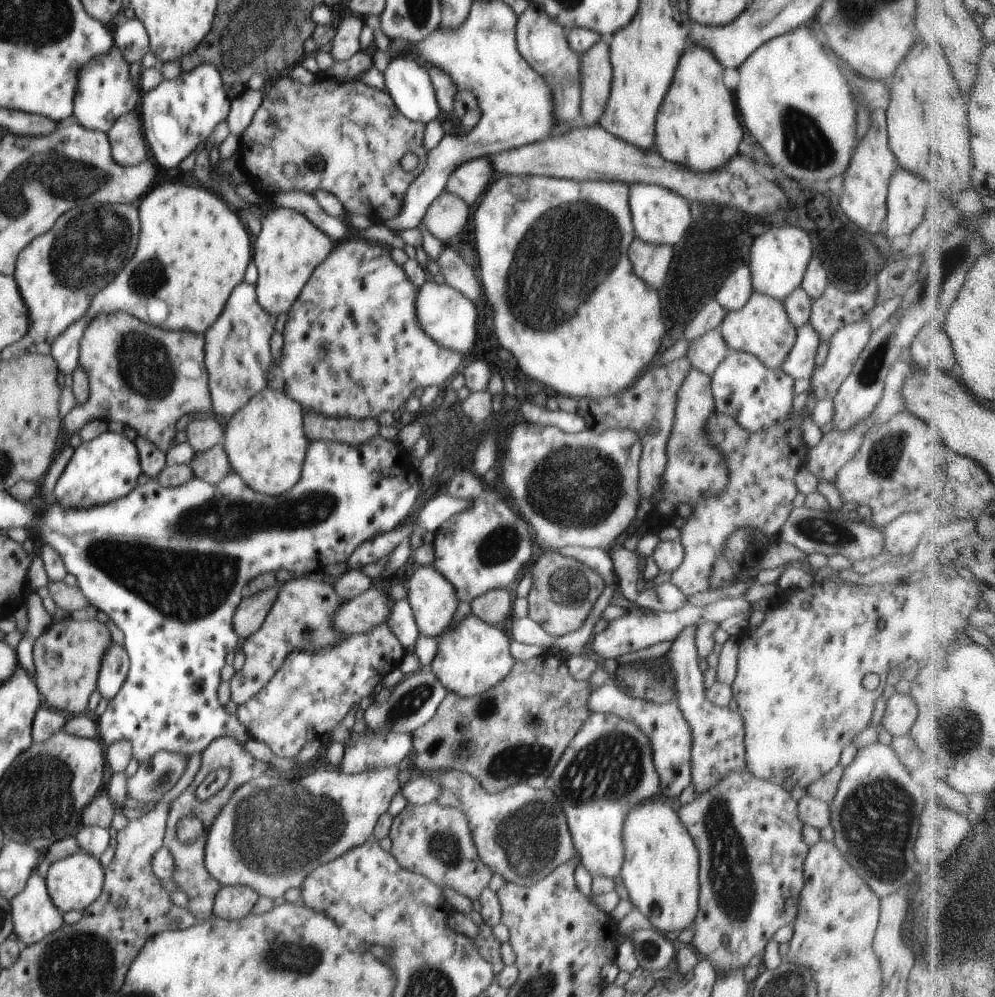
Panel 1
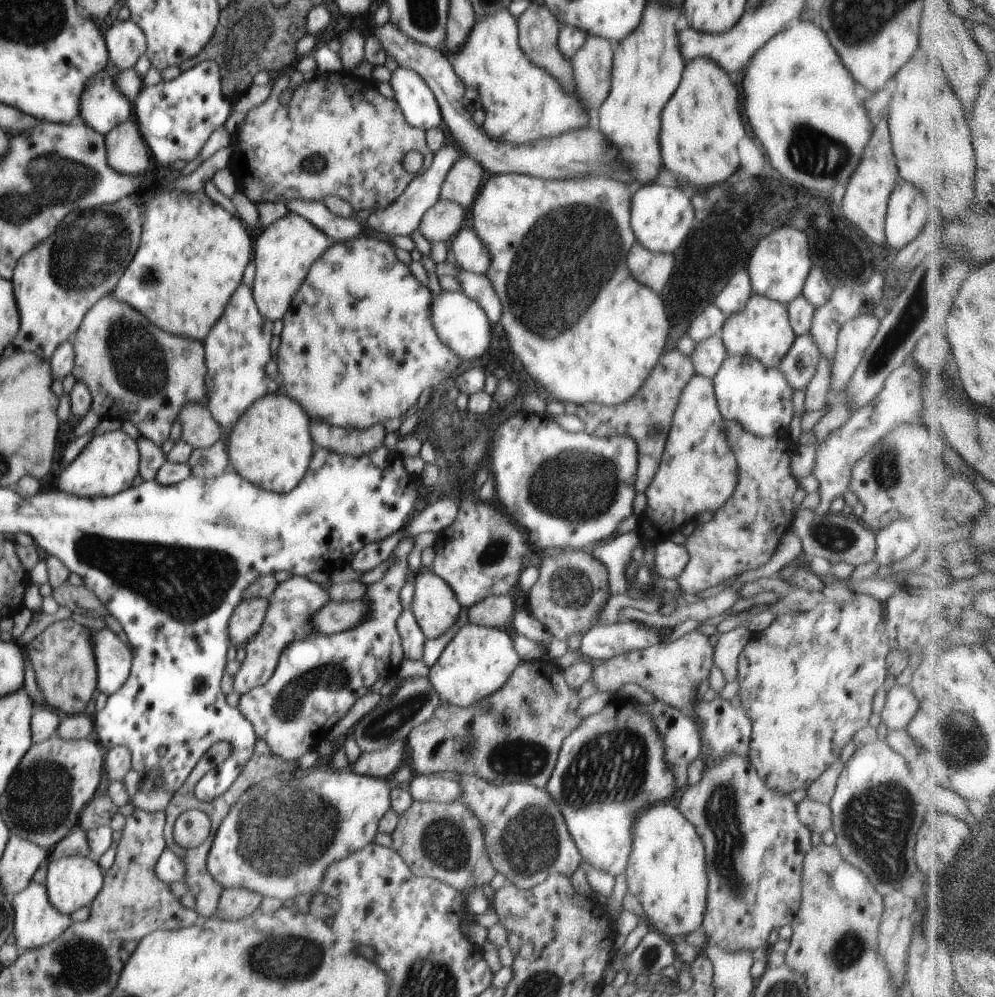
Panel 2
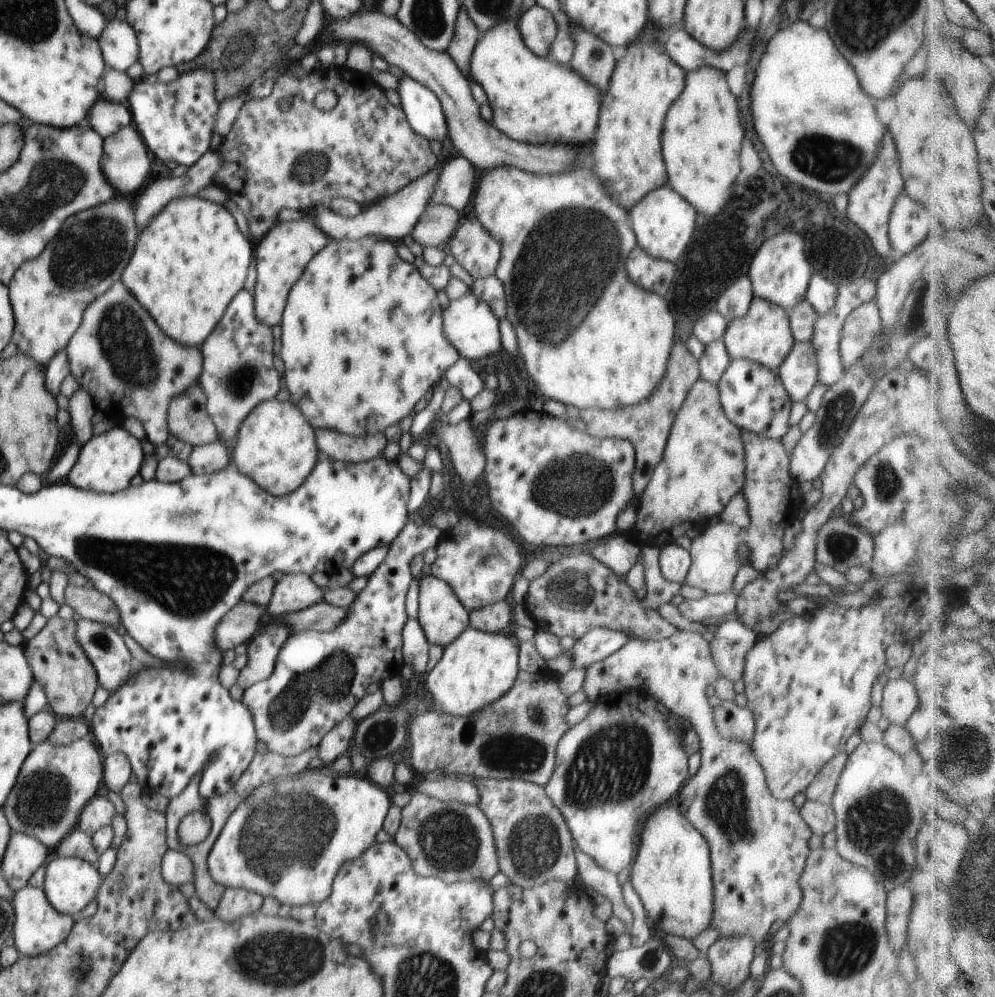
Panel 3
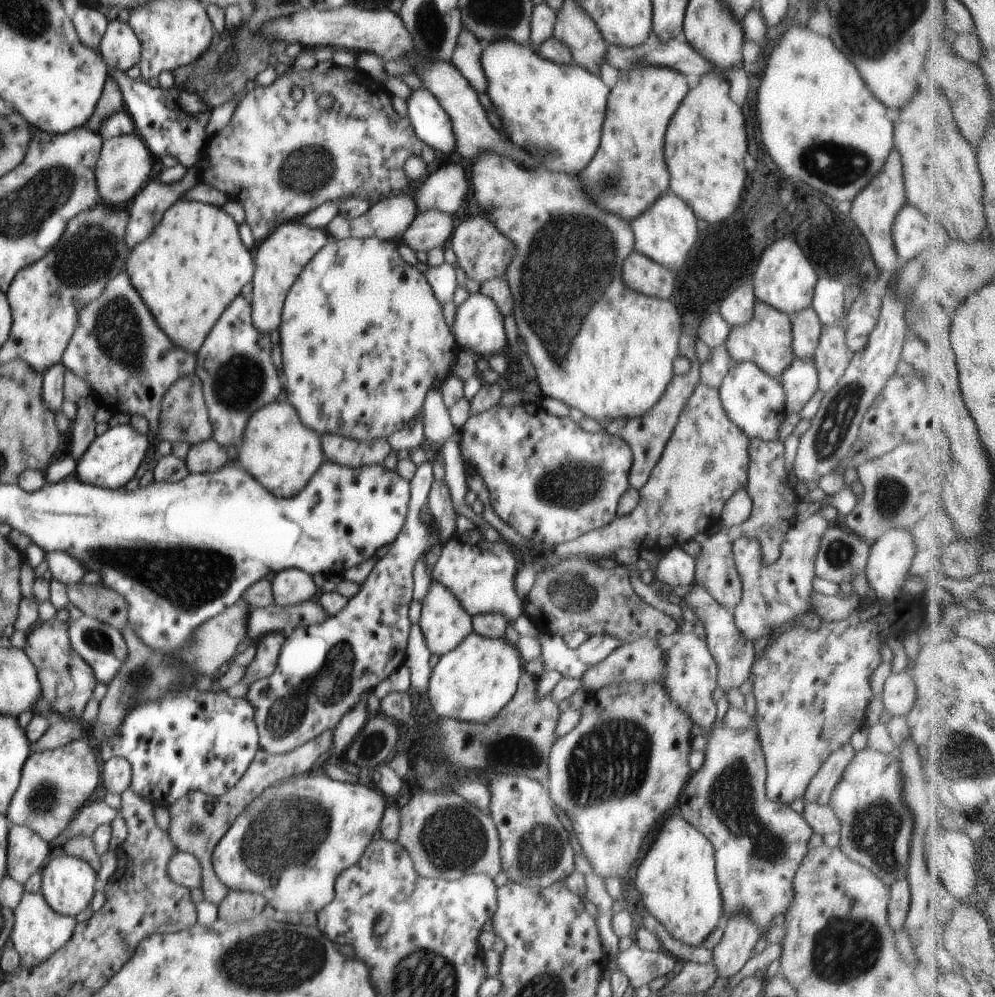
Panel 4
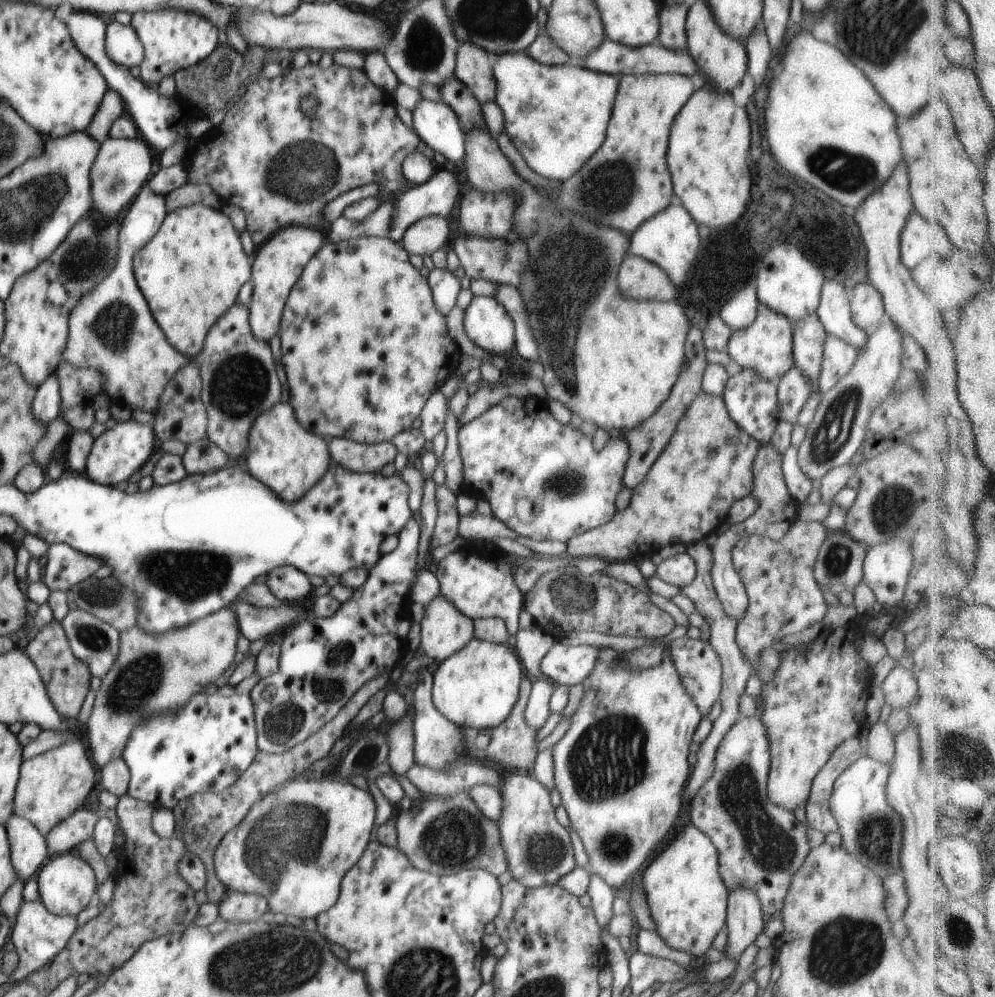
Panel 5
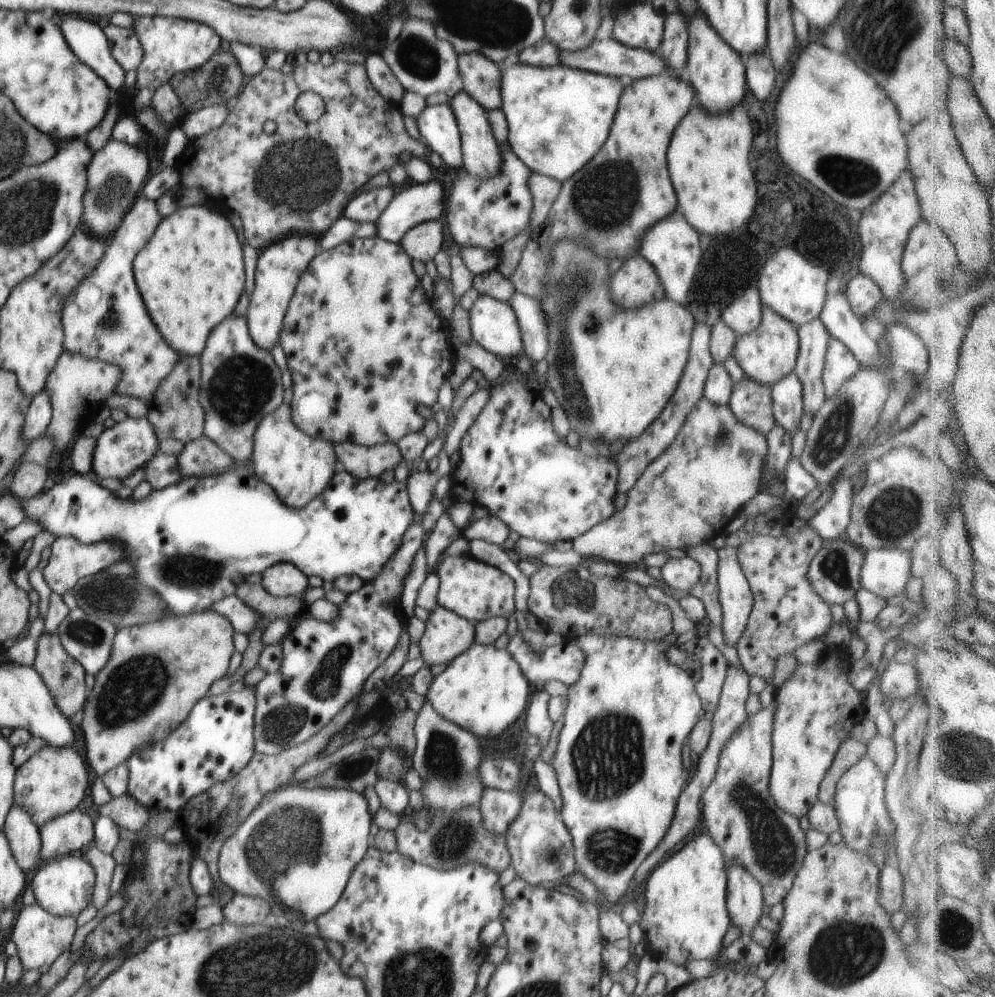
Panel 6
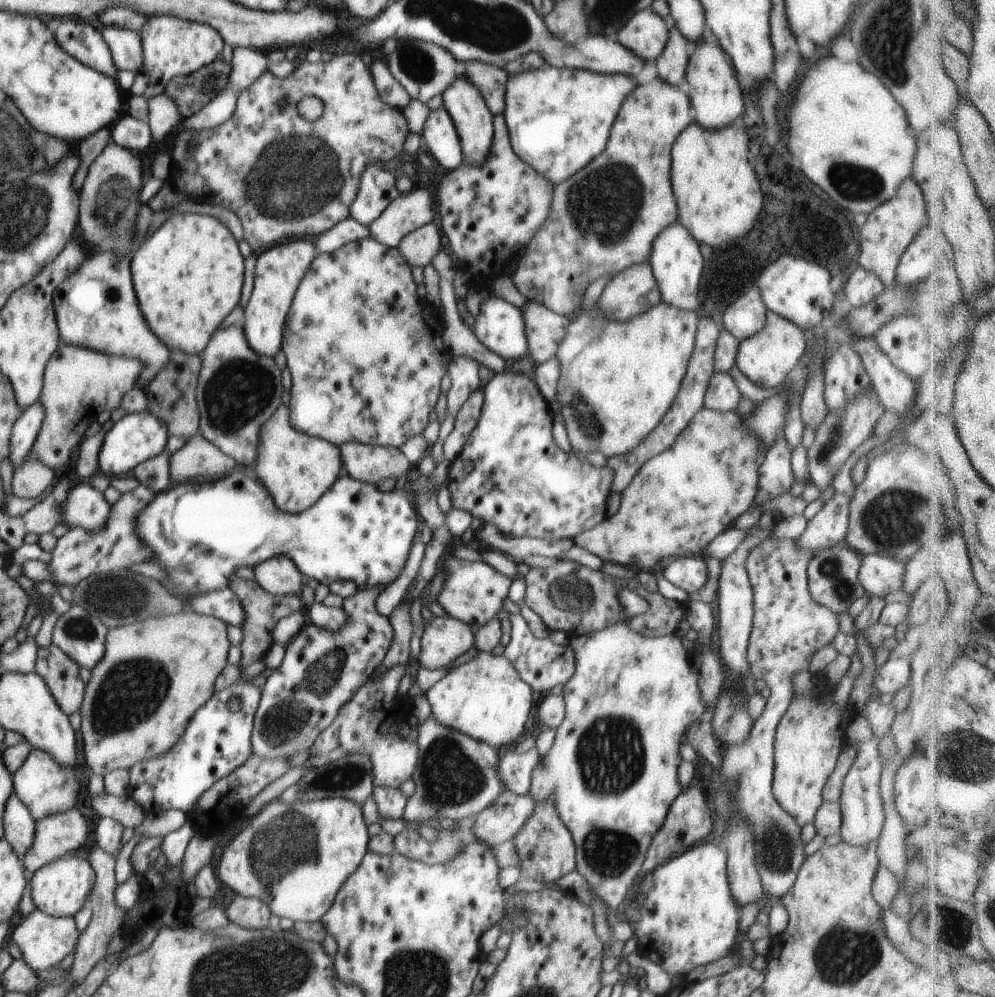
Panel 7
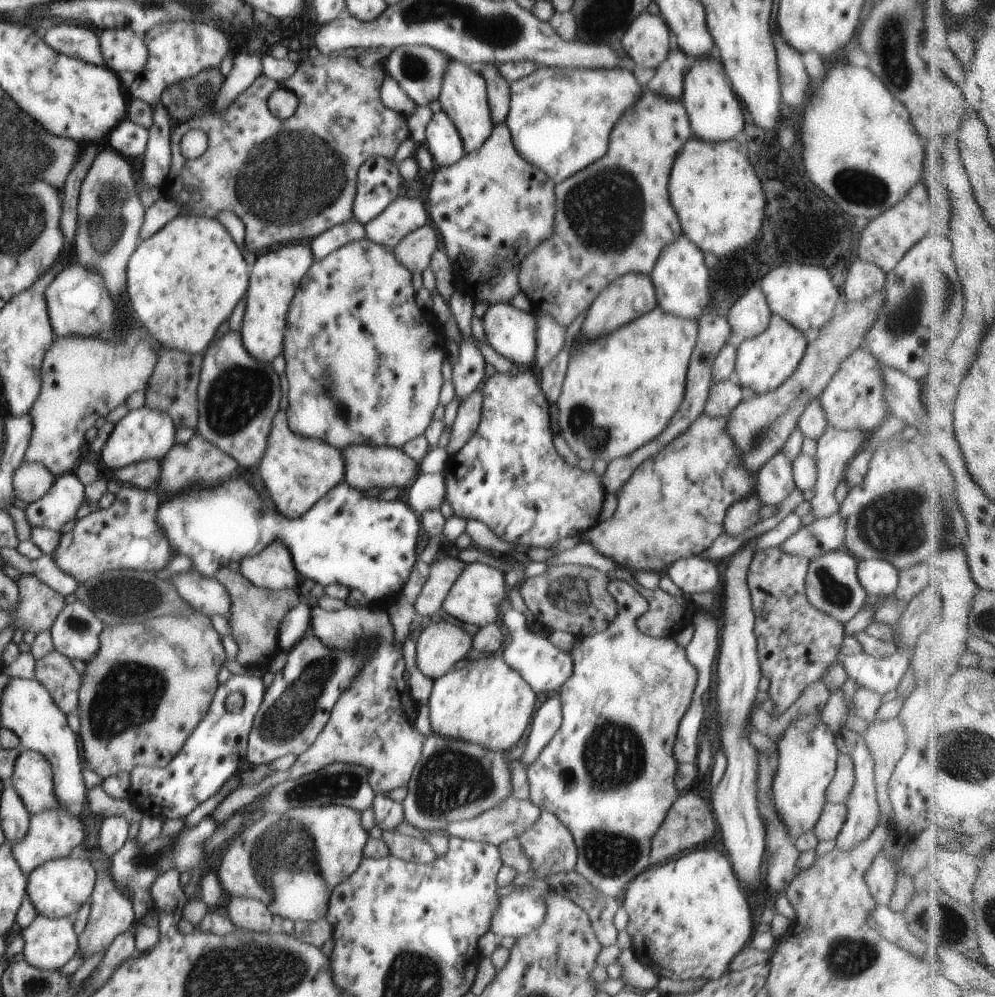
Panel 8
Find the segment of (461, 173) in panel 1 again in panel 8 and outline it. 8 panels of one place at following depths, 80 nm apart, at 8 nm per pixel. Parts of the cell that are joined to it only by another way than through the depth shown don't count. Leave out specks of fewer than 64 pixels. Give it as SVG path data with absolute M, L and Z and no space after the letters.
M402 196L364 225L365 236L394 250L410 231L426 225L428 217L429 212L420 197Z

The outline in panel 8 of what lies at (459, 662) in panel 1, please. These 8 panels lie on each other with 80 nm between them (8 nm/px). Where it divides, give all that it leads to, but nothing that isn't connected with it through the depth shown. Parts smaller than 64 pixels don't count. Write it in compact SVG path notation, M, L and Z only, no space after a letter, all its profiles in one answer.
M503 657L461 663L433 682L428 702L431 729L441 737L460 739L503 753L518 744L530 726L536 695Z

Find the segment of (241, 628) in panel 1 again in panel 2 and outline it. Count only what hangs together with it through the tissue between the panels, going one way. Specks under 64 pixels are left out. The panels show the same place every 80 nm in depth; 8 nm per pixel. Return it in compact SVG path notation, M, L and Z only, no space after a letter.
M262 597L242 599L229 620L231 644L246 644L260 630L269 601Z

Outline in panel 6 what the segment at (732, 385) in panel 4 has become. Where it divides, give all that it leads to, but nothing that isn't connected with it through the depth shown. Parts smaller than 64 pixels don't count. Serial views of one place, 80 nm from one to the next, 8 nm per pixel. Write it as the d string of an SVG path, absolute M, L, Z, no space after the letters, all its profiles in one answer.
M745 377L734 384L730 394L729 408L734 416L762 436L767 436L776 425L770 392L770 385Z

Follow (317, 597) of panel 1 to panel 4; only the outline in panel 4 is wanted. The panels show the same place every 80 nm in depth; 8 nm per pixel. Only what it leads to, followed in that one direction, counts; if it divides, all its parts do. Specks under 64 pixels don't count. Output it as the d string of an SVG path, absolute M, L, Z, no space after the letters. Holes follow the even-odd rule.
M299 569L276 572L271 582L274 603L277 606L291 606L316 600L321 590L316 587L312 576ZM274 633L259 638L256 642L256 656L252 663L246 667L246 674L242 678L244 684L252 685L254 682L269 678L276 670L277 659L285 642L285 636Z

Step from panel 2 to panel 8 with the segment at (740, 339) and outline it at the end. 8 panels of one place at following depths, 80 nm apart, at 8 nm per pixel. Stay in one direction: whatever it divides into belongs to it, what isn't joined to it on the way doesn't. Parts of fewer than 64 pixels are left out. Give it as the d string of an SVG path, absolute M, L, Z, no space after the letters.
M772 313L770 324L763 333L737 342L734 379L747 391L758 395L776 390L798 368L807 349L804 333L785 318Z

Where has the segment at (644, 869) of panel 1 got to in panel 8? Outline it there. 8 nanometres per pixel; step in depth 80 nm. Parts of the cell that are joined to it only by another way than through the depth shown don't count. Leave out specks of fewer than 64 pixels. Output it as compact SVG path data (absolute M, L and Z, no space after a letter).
M704 848L691 850L680 858L648 866L629 882L620 900L620 905L629 916L626 929L632 939L634 957L658 975L672 980L719 979L728 972L728 963L750 943L755 934L752 910L746 900L748 896L724 852Z

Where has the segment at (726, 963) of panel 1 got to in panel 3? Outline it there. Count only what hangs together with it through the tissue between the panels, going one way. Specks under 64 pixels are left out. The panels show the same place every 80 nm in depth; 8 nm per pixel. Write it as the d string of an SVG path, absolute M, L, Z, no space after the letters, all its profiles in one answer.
M676 629L669 638L661 640L634 640L622 646L601 662L592 664L585 672L582 690L587 700L596 701L613 690L642 690L658 698L666 709L679 718L688 720L698 734L702 766L681 789L678 802L680 813L704 836L710 848L712 880L714 880L714 916L712 924L721 938L750 936L756 945L768 945L769 930L774 922L788 923L790 916L802 902L798 878L804 870L809 854L808 842L813 836L793 800L780 801L771 796L766 774L752 752L751 744L736 738L724 738L716 730L714 710L708 706L706 690L719 678L716 664L710 659L710 642L698 632Z

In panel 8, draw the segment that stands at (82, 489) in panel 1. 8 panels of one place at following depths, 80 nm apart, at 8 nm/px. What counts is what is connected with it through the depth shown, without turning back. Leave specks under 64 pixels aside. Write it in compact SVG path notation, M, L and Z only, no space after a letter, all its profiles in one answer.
M146 406L128 411L111 430L107 443L100 452L100 461L108 466L108 470L117 471L140 461L163 459L175 445L176 433L177 430L168 413Z

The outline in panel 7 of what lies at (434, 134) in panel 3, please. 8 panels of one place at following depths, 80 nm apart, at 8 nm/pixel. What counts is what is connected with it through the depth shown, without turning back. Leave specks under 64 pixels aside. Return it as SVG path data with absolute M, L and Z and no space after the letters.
M443 107L431 112L423 129L423 148L446 169L463 162L460 138L456 126Z

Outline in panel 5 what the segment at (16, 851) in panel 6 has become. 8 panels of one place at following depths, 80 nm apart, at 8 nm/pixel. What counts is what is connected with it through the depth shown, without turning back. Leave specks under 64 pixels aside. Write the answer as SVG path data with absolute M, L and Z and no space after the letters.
M14 814L5 828L16 875L24 882L36 878L50 858L45 837L27 819Z

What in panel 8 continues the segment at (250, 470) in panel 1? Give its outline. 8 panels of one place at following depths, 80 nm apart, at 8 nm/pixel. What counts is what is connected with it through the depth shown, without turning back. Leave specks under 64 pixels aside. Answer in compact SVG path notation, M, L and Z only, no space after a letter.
M279 409L271 422L271 429L267 436L267 445L258 464L258 474L266 486L266 494L272 500L276 511L289 519L302 517L312 508L329 490L339 485L345 478L345 458L343 452L334 445L318 439L297 435L290 430L287 423L287 414Z

